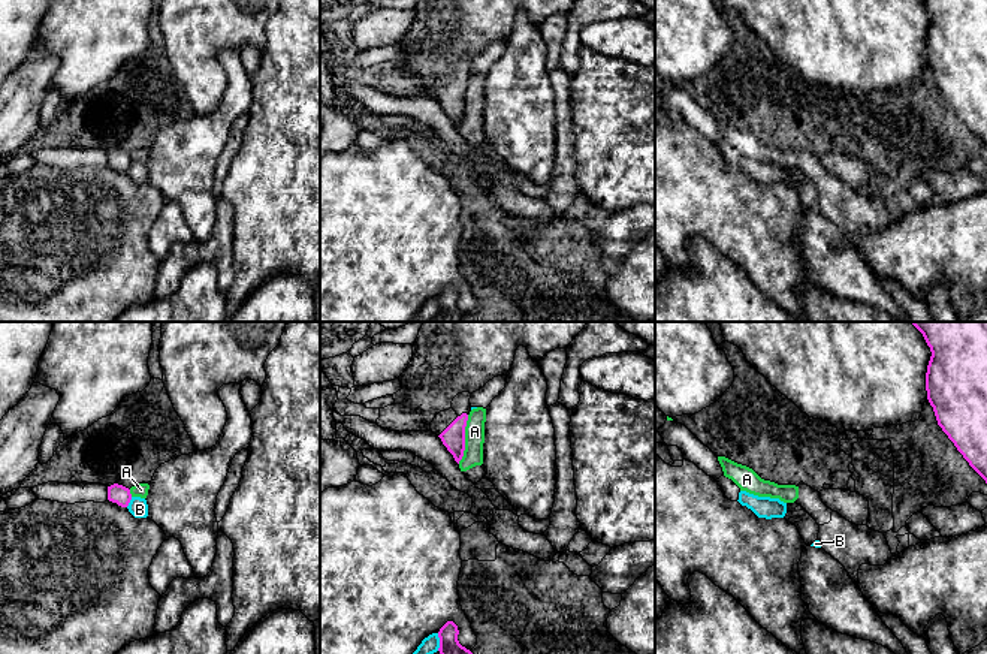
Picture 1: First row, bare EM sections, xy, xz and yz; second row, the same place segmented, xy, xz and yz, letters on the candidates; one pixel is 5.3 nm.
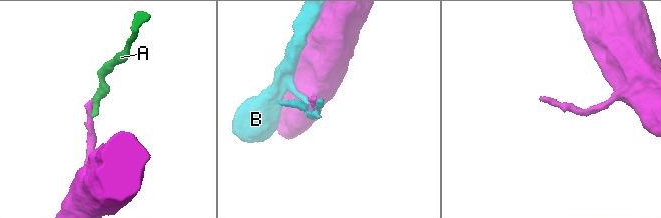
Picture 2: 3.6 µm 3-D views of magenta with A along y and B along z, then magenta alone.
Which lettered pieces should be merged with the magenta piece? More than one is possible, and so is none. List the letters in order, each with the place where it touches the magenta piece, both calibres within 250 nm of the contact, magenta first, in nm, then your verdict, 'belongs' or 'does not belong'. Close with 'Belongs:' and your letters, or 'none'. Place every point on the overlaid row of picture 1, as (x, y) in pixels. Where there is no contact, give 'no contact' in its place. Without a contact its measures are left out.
A: xz (464, 439) | 130/110 nm | does not belong
B: xy (129, 502) | 100/100 nm | does not belong
Belongs: none

